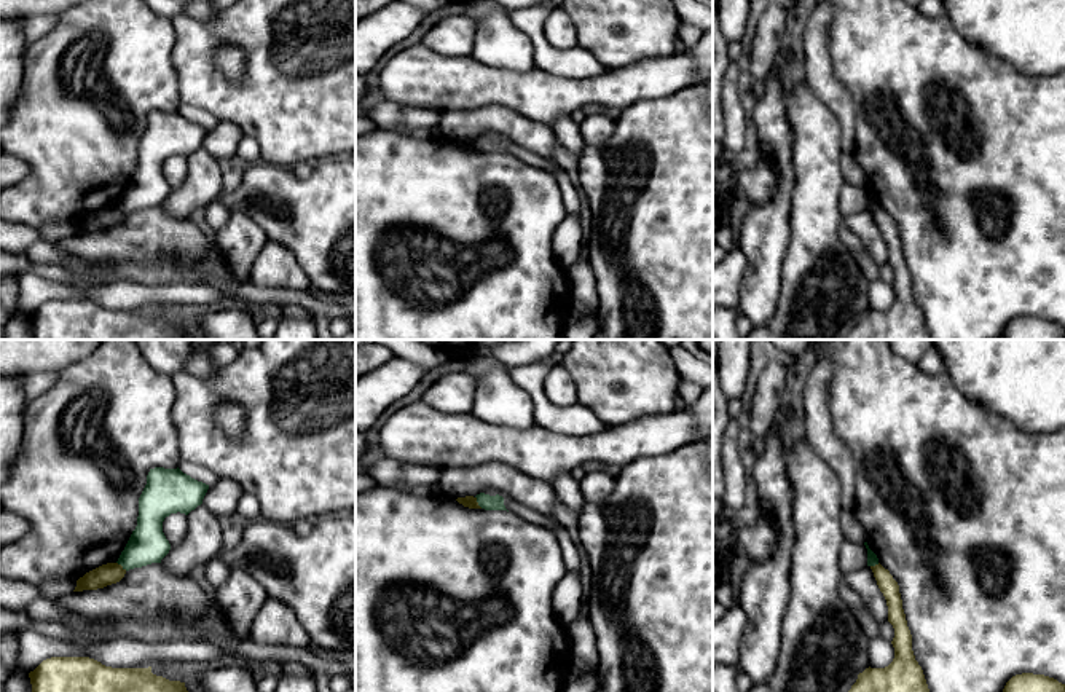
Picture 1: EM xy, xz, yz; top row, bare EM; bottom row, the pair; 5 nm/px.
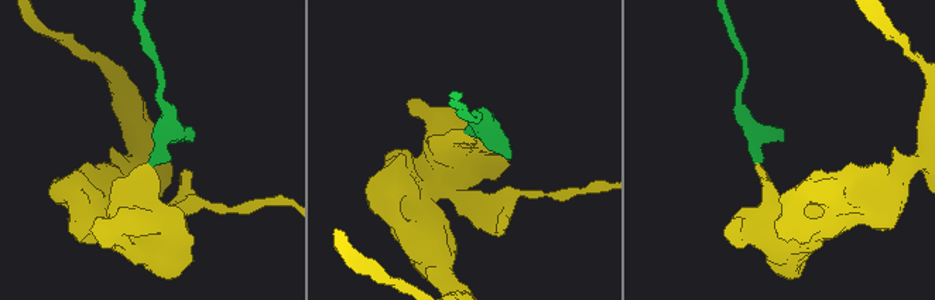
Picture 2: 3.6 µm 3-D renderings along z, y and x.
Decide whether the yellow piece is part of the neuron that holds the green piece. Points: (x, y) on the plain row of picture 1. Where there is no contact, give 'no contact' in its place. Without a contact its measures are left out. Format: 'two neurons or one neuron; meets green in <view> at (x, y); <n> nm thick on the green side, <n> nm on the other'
two neurons; meets green in xy at (121, 208); 190 nm thick on the green side, 110 nm on the other

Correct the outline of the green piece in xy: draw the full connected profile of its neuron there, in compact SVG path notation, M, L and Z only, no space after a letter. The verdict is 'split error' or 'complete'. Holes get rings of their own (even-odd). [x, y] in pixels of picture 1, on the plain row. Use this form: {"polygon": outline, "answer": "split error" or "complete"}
{"polygon": "M179 110L150 112L139 140L137 169L116 206L126 214L161 206L171 193L163 175L164 161L177 155L188 158L202 147L207 132L209 128L191 121Z", "answer": "complete"}

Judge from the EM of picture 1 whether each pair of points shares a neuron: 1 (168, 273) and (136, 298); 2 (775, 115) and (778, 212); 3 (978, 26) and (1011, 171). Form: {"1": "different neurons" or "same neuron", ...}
{"1": "different neurons", "2": "same neuron", "3": "different neurons"}

